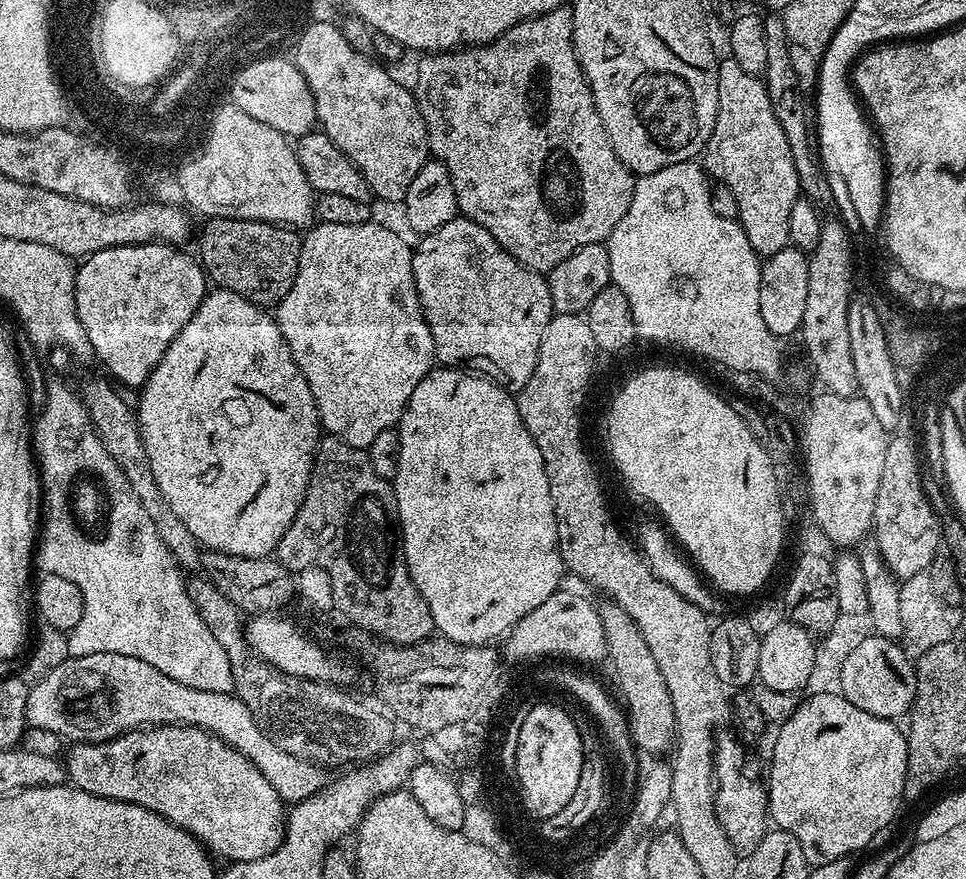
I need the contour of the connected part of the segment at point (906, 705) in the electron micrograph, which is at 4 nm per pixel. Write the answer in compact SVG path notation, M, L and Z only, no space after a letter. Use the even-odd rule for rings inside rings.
M868 634L857 644L853 643L849 650L849 656L845 658L844 665L841 668L841 693L850 702L854 702L854 706L858 706L862 710L866 710L866 714L874 714L883 720L895 721L896 716L901 718L909 715L912 699L916 691L913 687L913 669L906 662L906 657L893 643L887 643L884 636L877 634Z

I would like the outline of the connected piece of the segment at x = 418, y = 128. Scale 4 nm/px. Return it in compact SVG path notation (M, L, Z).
M317 19L312 22L309 28L305 27L301 31L301 41L298 42L294 51L294 63L297 70L302 74L302 78L306 78L306 82L310 86L310 90L314 94L314 102L316 103L316 118L319 127L325 134L334 142L334 146L338 146L338 150L342 150L342 154L346 154L346 158L350 158L350 162L356 169L362 174L362 178L366 178L368 183L368 191L377 200L389 200L400 202L403 201L406 190L410 190L410 182L414 182L414 174L418 174L418 170L422 170L422 166L426 161L430 159L430 153L428 150L428 135L426 134L426 122L422 122L422 114L418 110L416 105L416 97L411 91L408 92L387 72L384 67L381 66L375 59L358 54L346 42L346 38L343 36L341 29L335 24L327 24L327 19Z

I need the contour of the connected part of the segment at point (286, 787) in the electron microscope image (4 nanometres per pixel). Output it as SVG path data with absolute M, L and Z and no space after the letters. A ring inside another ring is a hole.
M126 654L69 656L29 687L24 719L33 728L61 733L65 741L90 744L113 740L123 732L135 732L138 728L189 724L212 733L241 752L260 771L262 778L274 786L281 800L292 806L318 794L330 780L321 765L278 750L256 724L250 710L246 710L244 703L232 692L194 690L174 682L174 678L162 674L150 666L150 662Z

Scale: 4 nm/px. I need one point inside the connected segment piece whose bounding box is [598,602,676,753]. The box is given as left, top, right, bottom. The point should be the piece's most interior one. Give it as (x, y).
(651, 721)

